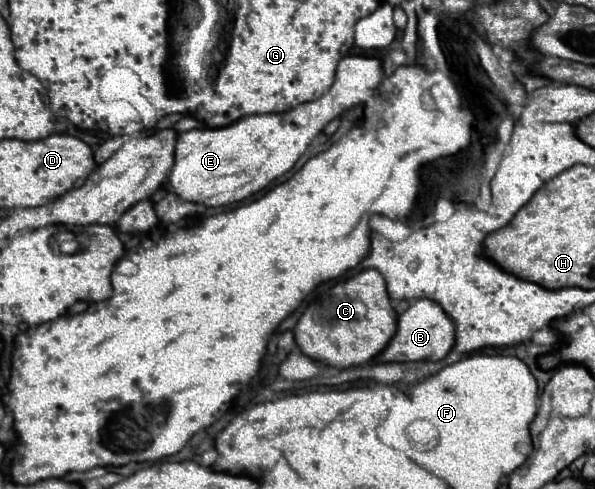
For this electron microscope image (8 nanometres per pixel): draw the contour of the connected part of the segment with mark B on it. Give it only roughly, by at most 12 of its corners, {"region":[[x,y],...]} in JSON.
{"region":[[420,298],[397,317],[376,362],[442,360],[450,316]]}

